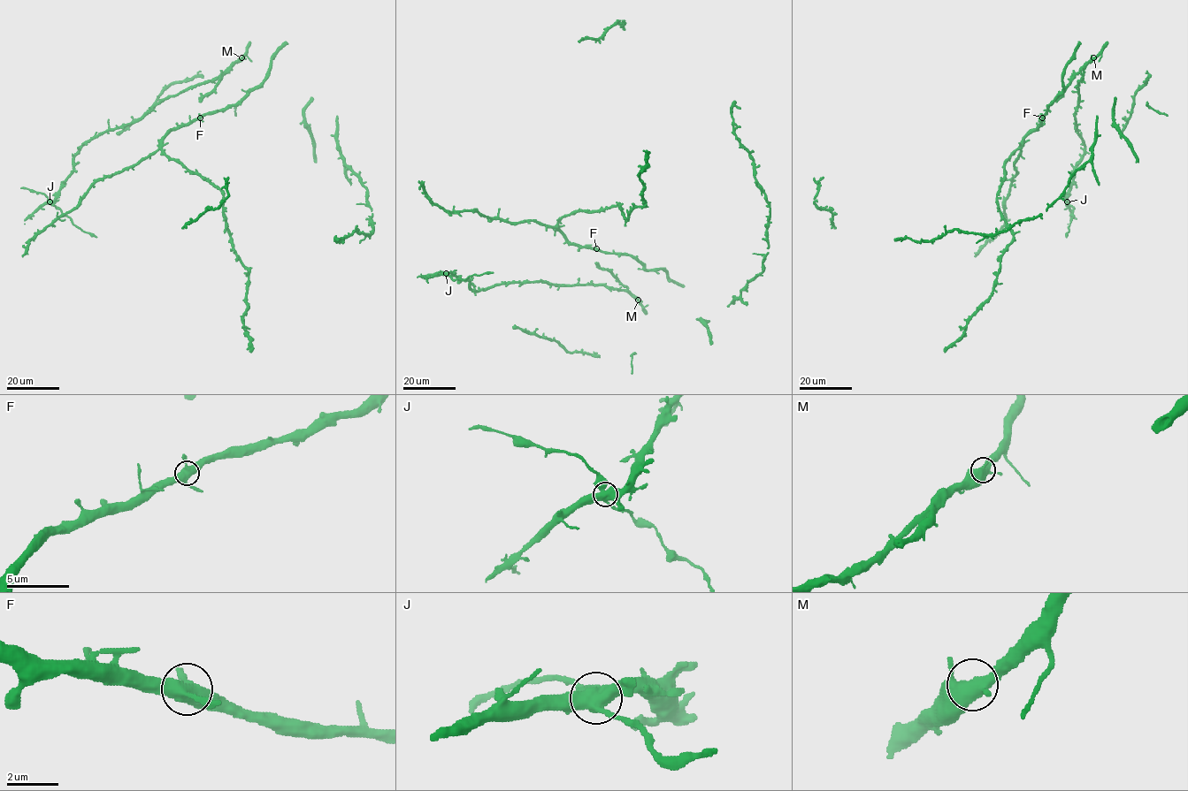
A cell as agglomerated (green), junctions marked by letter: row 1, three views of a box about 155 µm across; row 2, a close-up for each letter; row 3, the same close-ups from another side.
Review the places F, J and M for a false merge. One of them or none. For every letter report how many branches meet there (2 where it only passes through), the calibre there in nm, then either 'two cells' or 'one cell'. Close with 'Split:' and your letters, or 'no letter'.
F: 4 branches meet; 550 nm thick; one cell
J: 4 branches meet; 600 nm thick; two cells
M: 4 branches meet; 500 nm thick; one cell
Split: J

